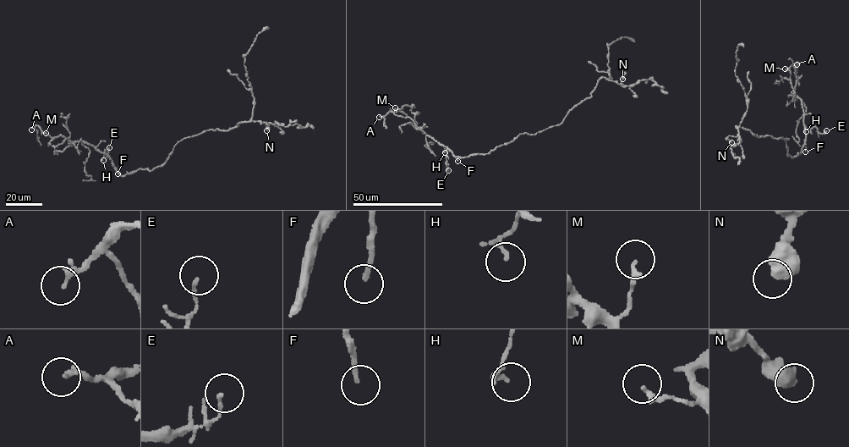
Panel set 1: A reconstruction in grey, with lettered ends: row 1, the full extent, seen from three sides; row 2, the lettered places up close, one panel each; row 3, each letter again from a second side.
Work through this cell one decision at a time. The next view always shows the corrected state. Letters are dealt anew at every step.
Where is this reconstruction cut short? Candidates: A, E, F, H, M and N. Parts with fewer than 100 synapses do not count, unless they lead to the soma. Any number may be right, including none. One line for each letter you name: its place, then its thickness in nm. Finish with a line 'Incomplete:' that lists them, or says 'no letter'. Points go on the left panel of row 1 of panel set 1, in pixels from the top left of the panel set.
F: place (117, 173); calibre 160 nm
Incomplete: F

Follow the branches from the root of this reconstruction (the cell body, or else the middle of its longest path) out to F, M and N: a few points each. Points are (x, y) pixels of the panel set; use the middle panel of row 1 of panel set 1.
F: (528, 134), (520, 134), (513, 140), (497, 146), (488, 153), (465, 157), (458, 156), (455, 157), (457, 161)
M: (528, 134), (520, 134), (488, 153), (456, 157), (424, 134), (411, 118), (394, 114), (395, 107)
N: (528, 134), (534, 135), (560, 124), (568, 112), (589, 98), (601, 78), (620, 84), (625, 73), (622, 79)

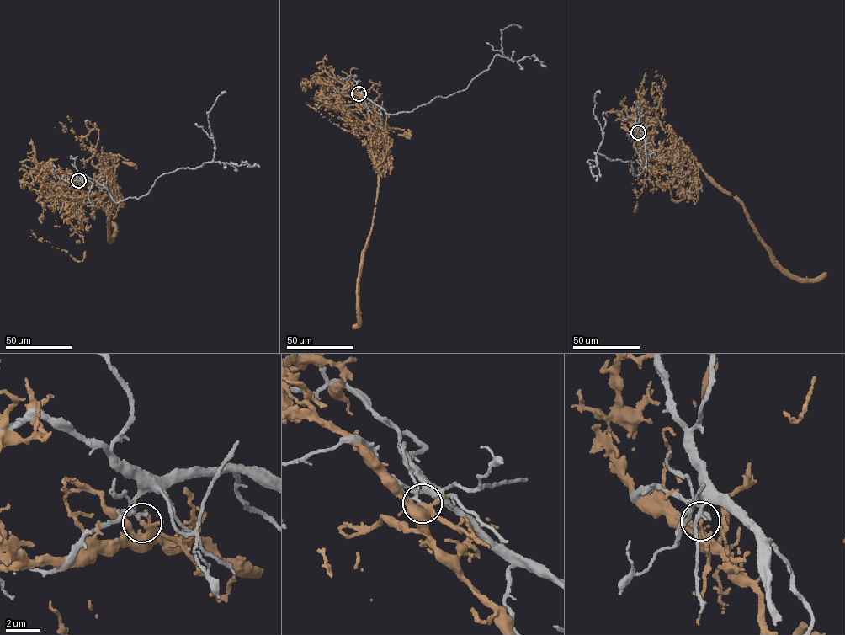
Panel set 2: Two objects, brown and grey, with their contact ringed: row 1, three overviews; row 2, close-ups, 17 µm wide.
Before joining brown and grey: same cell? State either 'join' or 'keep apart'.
keep apart

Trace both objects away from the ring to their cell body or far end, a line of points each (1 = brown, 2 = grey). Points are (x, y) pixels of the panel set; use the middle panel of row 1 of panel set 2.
1: (358, 93), (345, 87), (328, 105), (364, 115), (372, 133), (369, 153), (379, 165), (353, 328)
2: (358, 93), (387, 114), (411, 112), (435, 97), (465, 89), (496, 55), (503, 55), (502, 29), (521, 28)

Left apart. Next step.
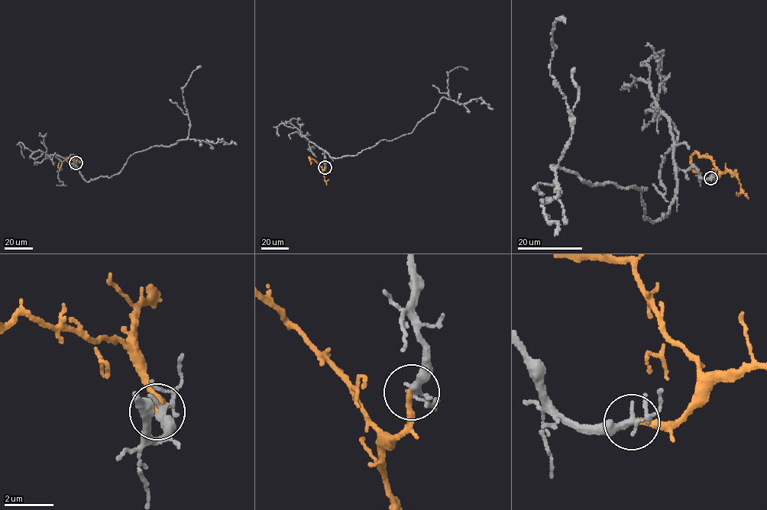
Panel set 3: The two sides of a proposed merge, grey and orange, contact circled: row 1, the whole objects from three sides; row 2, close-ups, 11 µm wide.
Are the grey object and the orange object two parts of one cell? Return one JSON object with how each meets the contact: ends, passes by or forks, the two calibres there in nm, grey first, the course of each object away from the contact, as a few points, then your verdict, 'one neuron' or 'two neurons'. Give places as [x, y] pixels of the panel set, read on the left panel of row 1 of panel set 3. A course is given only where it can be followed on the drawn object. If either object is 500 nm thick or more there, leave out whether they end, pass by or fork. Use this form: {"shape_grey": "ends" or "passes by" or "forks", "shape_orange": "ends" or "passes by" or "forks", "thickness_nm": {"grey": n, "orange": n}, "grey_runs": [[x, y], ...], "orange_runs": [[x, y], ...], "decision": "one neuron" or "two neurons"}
{"shape_grey": "forks", "shape_orange": "ends", "thickness_nm": {"grey": 240, "orange": 240}, "grey_runs": [[75, 163], [86, 181], [110, 177], [135, 153], [186, 140], [189, 121], [182, 88], [201, 67]], "orange_runs": [[75, 163], [73, 159], [68, 157], [60, 161], [58, 167], [61, 171]], "decision": "one neuron"}

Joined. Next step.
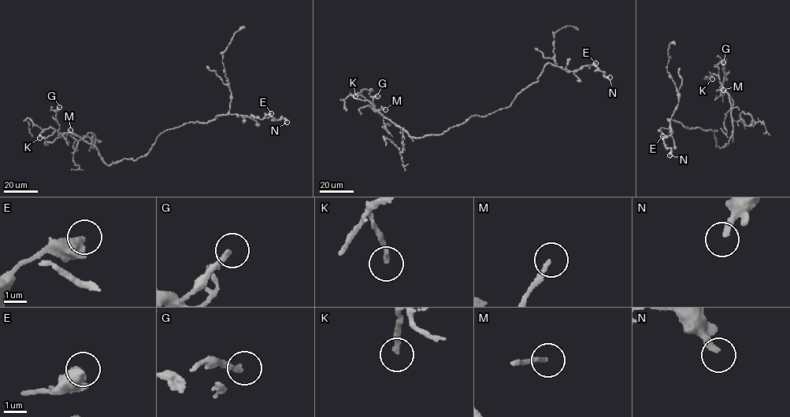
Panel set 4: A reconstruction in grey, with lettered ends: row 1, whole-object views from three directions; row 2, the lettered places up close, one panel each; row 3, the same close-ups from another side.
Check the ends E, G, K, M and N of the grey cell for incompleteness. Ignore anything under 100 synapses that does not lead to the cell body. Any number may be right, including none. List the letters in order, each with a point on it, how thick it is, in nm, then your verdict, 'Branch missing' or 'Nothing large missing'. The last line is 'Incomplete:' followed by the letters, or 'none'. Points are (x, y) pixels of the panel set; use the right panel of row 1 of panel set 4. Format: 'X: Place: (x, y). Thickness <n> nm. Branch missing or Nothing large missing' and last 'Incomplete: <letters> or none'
E: Place: (662, 136). Thickness 550 nm. Nothing large missing
G: Place: (723, 62). Thickness 220 nm. Nothing large missing
K: Place: (712, 79). Thickness 170 nm. Nothing large missing
M: Place: (723, 90). Thickness 160 nm. Nothing large missing
N: Place: (669, 155). Thickness 220 nm. Nothing large missing
Incomplete: none

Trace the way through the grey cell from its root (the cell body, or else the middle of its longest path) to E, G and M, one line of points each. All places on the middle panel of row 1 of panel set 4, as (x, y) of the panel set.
E: (479, 116), (484, 116), (509, 107), (517, 95), (536, 83), (547, 64), (575, 71), (595, 63)
G: (479, 116), (471, 116), (441, 134), (411, 137), (377, 112), (372, 101), (377, 96)
M: (479, 116), (471, 116), (441, 134), (416, 138), (377, 111), (385, 109)

